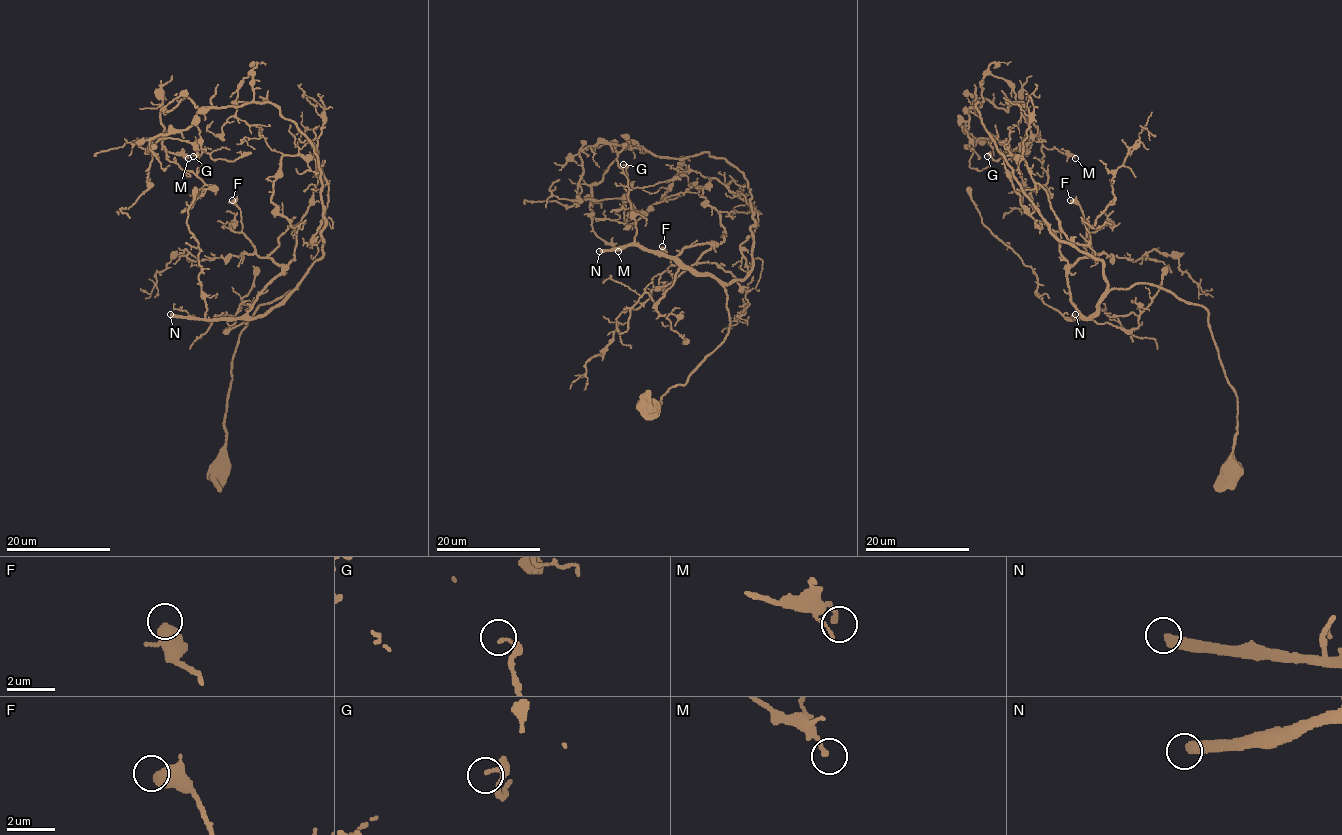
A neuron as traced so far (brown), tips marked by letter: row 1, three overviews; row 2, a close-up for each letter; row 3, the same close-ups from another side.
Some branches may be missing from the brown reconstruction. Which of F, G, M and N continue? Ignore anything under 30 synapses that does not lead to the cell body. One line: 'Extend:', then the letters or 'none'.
Extend: N

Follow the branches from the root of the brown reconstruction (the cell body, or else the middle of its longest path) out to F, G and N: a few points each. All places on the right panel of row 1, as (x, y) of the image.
F: (1232, 472), (1237, 395), (1208, 312), (1134, 284), (1085, 318), (1067, 271), (1092, 248), (1070, 200)
G: (1232, 472), (1237, 395), (1208, 312), (1110, 289), (978, 102), (968, 133), (1024, 137), (987, 156)
N: (1232, 472), (1237, 395), (1208, 312), (1134, 284), (1111, 289), (1089, 318), (1068, 319), (1075, 314)

